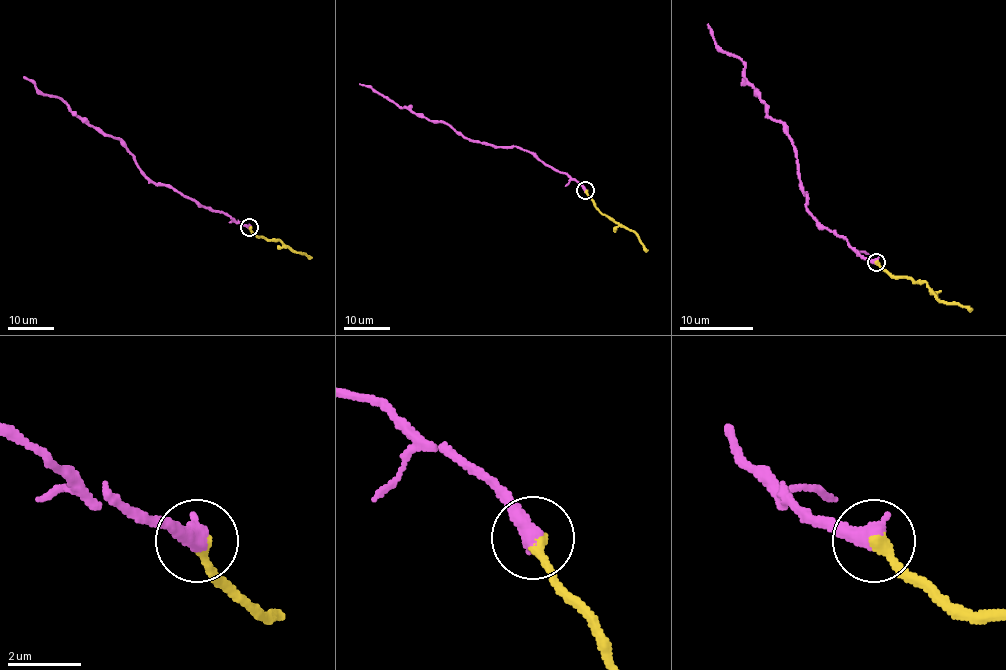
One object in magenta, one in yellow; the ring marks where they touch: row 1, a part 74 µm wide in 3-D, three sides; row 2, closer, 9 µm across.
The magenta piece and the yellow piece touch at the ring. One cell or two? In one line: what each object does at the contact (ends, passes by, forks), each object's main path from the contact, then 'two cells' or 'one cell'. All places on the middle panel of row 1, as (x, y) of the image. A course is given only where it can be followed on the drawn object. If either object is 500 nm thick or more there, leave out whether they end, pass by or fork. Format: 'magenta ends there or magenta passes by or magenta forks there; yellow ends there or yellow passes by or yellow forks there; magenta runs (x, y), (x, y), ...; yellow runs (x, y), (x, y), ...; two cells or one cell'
magenta runs (585, 191), (565, 173), (544, 165), (528, 151), (470, 141), (443, 122), (421, 118), (360, 84); yellow runs (585, 191), (603, 214), (632, 230), (648, 250); one cell

